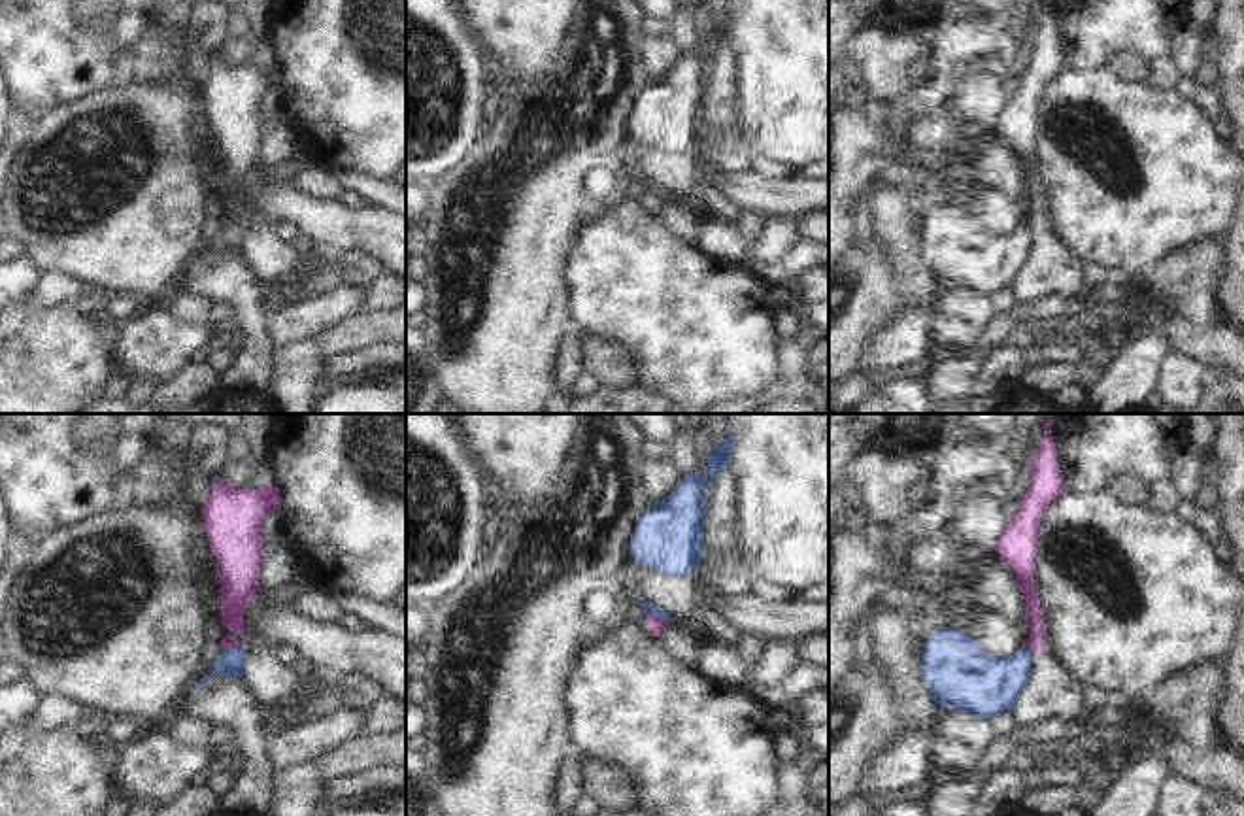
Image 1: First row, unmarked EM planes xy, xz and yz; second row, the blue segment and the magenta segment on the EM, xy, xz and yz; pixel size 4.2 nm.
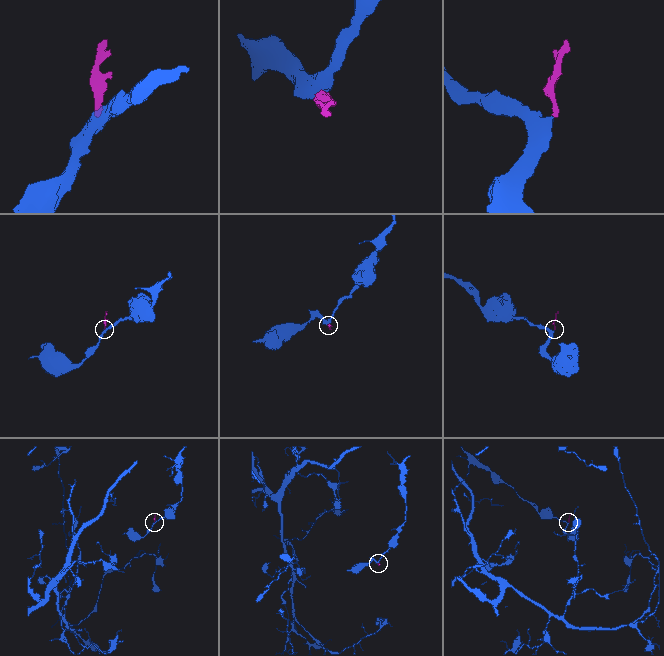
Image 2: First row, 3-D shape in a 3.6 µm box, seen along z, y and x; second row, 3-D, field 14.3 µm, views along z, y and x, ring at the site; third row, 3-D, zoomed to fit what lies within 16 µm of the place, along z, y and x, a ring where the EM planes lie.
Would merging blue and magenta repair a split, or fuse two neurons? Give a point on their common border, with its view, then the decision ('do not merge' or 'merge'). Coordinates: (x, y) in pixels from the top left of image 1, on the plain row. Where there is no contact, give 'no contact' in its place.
meets blue in xz at (657, 191); do not merge

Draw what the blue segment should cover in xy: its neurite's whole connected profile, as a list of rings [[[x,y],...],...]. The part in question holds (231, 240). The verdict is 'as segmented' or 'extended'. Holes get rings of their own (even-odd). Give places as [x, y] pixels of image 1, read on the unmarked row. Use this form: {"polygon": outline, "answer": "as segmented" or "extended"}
{"polygon": [[[238,223],[236,227],[228,229],[223,227],[221,234],[213,240],[213,247],[210,251],[206,251],[194,264],[191,270],[198,270],[200,263],[204,259],[208,259],[211,253],[215,251],[227,251],[230,255],[244,255],[244,240],[247,236],[247,230],[242,223]]], "answer": "as segmented"}

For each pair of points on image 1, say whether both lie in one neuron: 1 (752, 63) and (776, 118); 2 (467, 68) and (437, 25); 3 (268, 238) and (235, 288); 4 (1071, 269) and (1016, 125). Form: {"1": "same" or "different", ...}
{"1": "same", "2": "same", "3": "different", "4": "same"}

